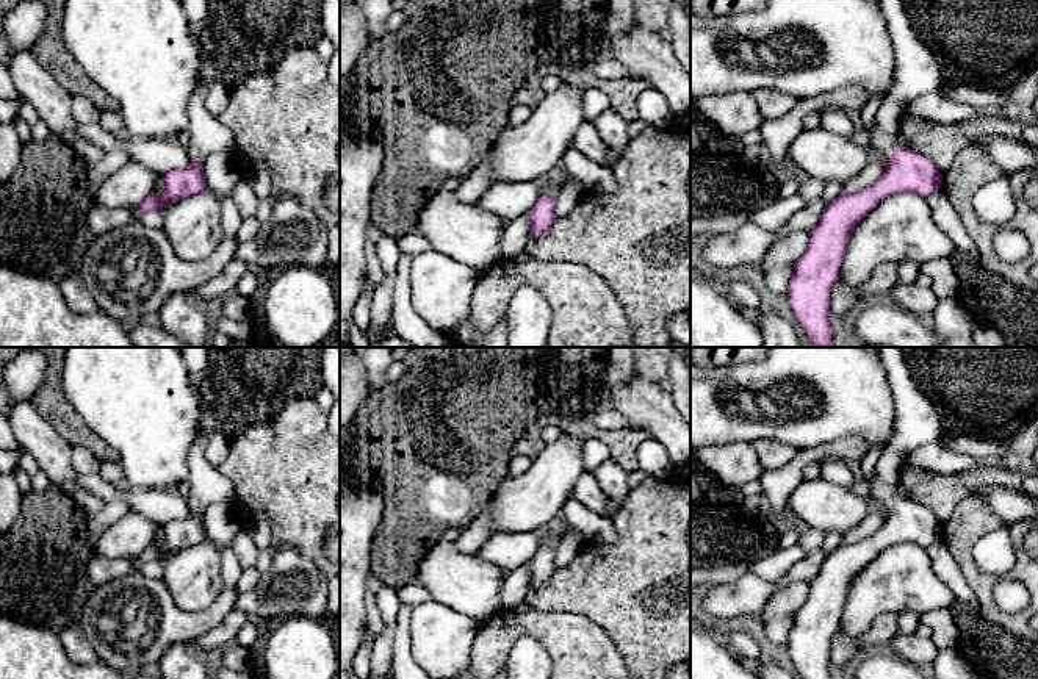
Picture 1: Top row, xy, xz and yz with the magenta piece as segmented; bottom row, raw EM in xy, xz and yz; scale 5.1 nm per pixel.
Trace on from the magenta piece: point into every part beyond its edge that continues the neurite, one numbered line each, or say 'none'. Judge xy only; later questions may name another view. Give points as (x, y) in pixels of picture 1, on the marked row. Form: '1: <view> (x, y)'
1: xy (207, 135)

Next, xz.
1: xz (559, 177)

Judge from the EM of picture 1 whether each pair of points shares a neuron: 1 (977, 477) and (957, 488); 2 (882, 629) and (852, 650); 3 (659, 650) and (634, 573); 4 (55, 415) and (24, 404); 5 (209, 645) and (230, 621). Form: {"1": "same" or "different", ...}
{"1": "same", "2": "same", "3": "same", "4": "different", "5": "same"}

